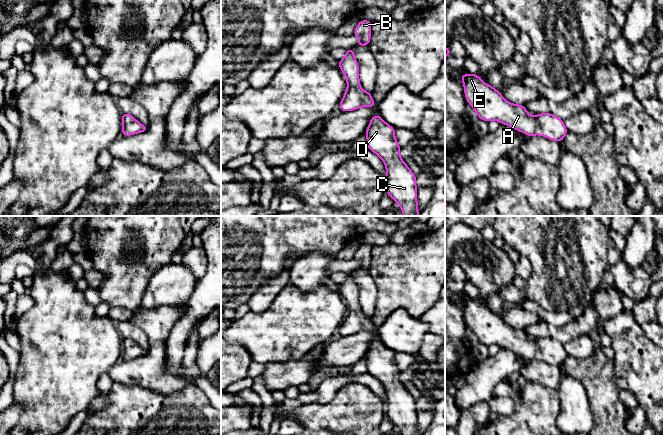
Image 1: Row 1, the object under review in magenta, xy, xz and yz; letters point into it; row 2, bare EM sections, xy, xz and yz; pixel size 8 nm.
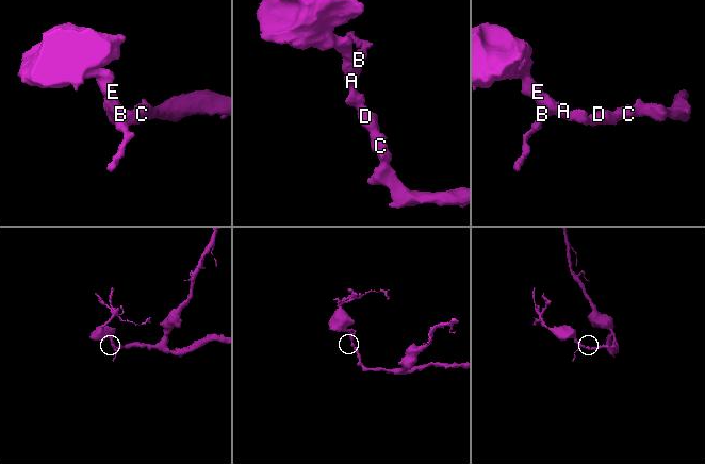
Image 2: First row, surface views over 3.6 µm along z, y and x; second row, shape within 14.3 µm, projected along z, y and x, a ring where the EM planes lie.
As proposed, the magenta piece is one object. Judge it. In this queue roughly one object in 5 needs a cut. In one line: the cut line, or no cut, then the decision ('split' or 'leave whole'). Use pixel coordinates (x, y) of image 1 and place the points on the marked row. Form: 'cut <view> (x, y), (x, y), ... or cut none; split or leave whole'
cut none; leave whole

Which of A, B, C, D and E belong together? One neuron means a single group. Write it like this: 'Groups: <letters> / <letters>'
Groups: A B C D E

